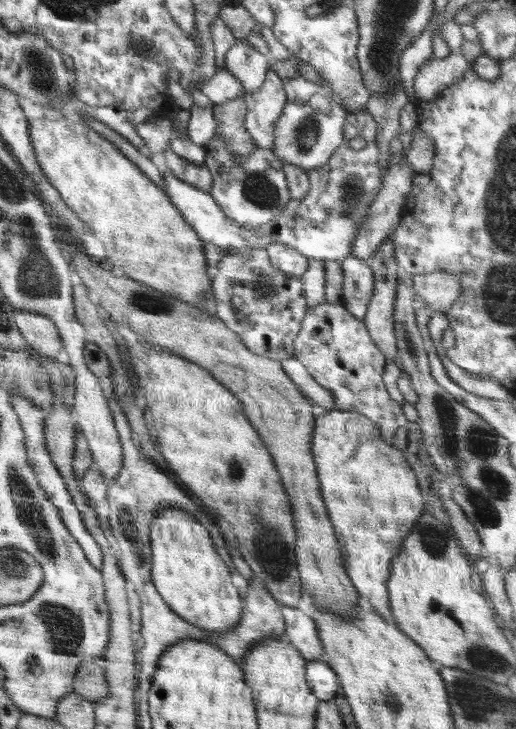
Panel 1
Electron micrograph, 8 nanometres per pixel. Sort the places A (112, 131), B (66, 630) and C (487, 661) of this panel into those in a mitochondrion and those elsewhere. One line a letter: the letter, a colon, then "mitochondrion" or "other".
A: other
B: mitochondrion
C: mitochondrion

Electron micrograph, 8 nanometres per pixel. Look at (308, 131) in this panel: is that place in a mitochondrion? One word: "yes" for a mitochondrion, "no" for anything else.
yes

